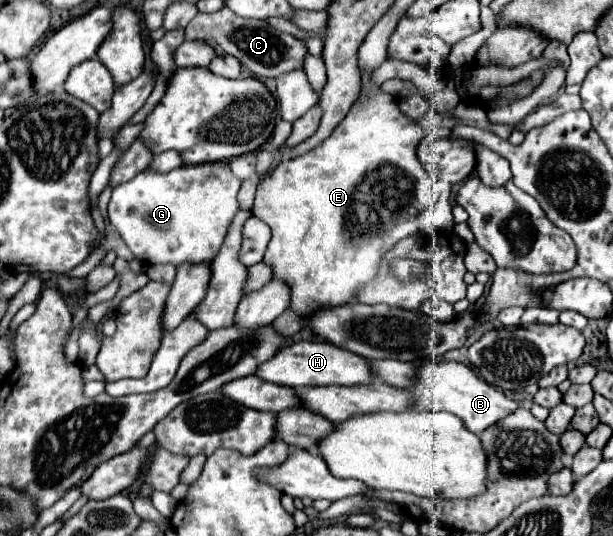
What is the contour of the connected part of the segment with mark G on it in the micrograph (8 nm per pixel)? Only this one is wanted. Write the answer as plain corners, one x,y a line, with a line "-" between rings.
223,162
179,166
169,172
147,168
113,190
109,220
135,258
145,264
211,262
223,244
231,218
239,210
239,188
241,180

